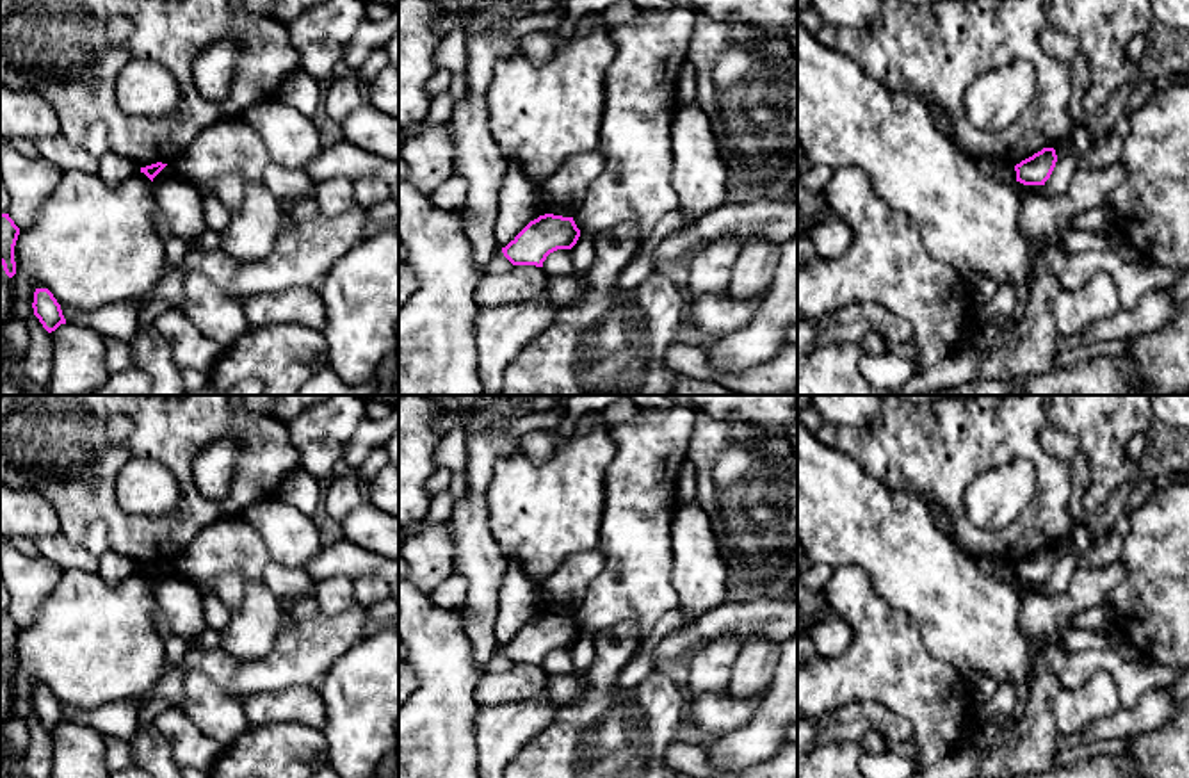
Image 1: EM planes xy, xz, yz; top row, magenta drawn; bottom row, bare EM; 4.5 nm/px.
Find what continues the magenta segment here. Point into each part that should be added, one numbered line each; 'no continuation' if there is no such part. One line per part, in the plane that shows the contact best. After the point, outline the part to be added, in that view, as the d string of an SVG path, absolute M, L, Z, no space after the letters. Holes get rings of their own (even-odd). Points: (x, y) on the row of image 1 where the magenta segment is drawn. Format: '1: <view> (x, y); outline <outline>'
no continuation

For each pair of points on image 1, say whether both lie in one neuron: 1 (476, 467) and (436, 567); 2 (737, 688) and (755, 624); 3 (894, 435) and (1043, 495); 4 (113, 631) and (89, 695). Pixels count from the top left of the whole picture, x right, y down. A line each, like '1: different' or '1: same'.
1: different
2: different
3: same
4: same

